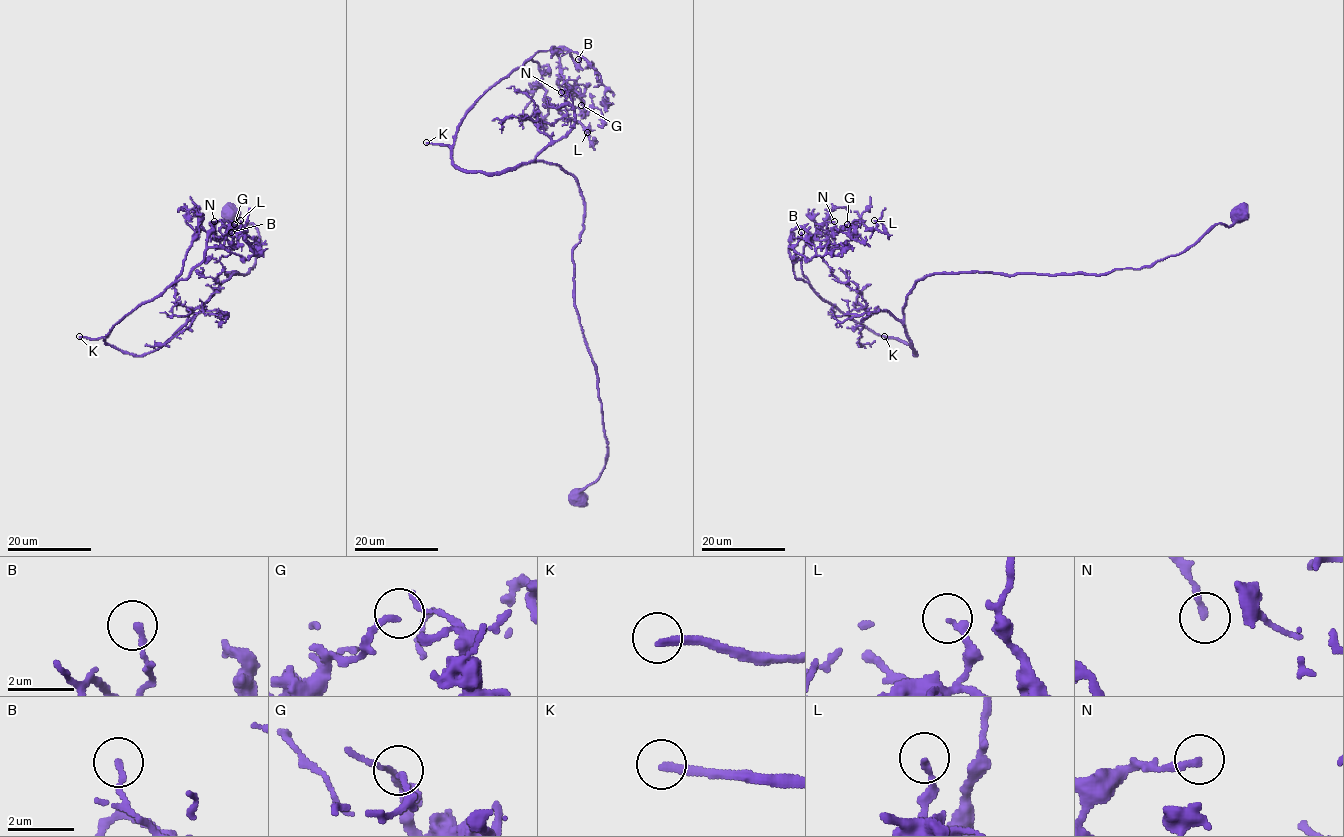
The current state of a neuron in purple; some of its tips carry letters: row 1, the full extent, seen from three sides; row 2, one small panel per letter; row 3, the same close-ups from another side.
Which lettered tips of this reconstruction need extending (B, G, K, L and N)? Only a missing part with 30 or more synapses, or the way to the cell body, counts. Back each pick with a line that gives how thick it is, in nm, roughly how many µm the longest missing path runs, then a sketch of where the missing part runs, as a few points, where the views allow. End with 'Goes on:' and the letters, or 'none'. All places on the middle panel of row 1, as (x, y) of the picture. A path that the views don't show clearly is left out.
K: 240 nm thick; about 100 µm are missing
Goes on: K

